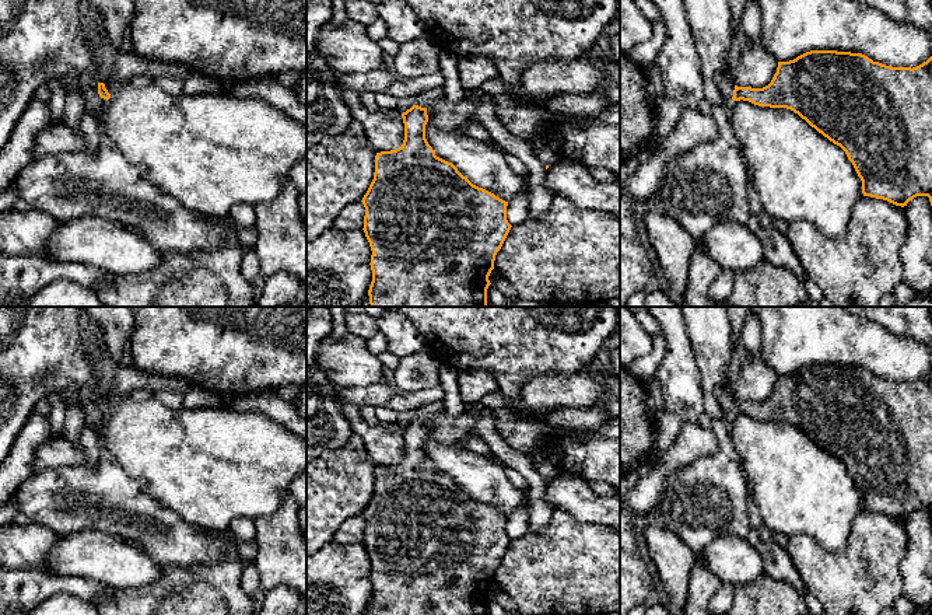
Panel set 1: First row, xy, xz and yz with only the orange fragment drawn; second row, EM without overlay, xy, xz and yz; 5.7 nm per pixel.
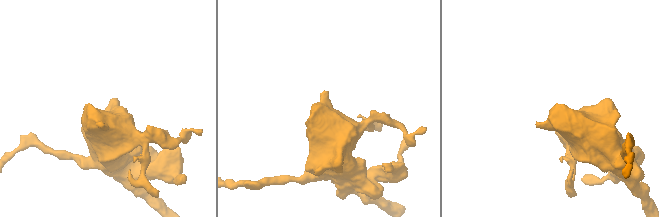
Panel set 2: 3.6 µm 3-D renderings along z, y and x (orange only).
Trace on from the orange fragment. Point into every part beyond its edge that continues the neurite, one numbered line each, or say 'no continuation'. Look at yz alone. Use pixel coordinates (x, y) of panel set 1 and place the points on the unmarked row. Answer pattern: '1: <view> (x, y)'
1: yz (726, 399)

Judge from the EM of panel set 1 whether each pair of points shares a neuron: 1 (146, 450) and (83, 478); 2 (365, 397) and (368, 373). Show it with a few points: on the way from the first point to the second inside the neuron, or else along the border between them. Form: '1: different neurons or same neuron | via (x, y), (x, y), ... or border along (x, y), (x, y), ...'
1: different neurons | border along (100, 440), (118, 464), (137, 479), (140, 485)
2: different neurons | border along (381, 381), (372, 385), (342, 388)

